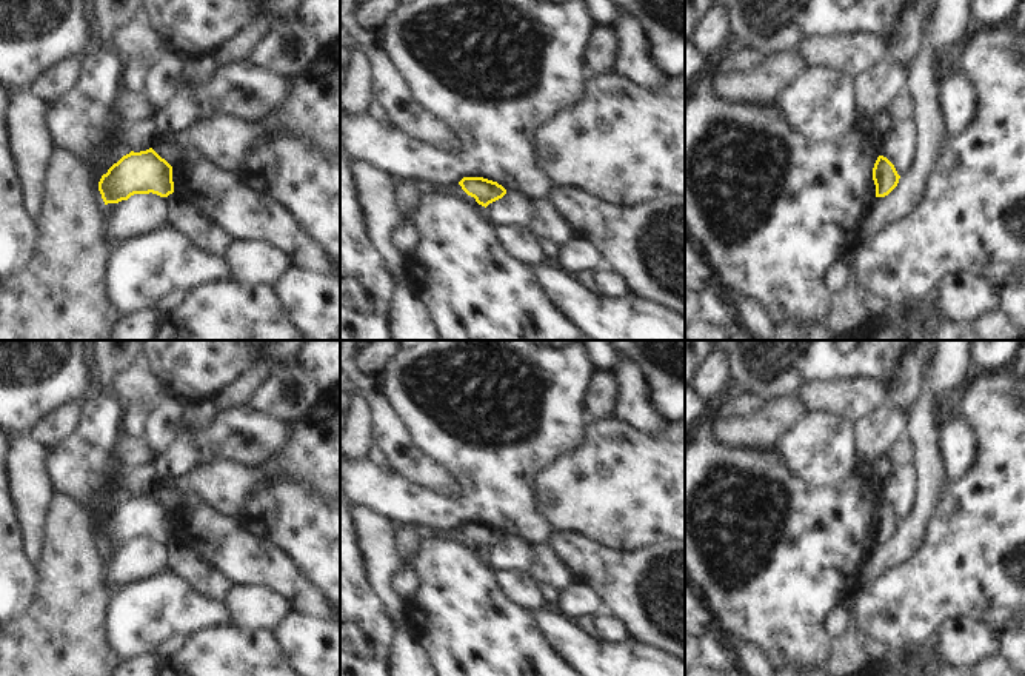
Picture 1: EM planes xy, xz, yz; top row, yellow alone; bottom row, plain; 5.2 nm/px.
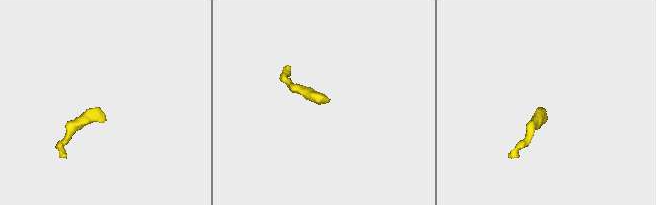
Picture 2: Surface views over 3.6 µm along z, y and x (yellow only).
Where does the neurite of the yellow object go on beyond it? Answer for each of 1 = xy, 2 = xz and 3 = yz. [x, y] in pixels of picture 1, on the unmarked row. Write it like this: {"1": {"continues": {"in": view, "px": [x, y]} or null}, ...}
{"1": {"continues": null}, "2": {"continues": null}, "3": {"continues": null}}

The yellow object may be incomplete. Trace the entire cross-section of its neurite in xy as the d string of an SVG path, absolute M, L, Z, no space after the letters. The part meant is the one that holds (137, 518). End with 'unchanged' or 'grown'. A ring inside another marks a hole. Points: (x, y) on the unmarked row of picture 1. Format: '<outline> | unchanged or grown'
M152 493L131 496L102 520L98 536L105 550L128 545L134 539L168 542L174 537L172 511Z | unchanged

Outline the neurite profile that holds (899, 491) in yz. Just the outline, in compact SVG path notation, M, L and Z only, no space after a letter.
M913 465L896 468L882 484L880 500L886 502L897 519L908 517L916 507L916 471Z

